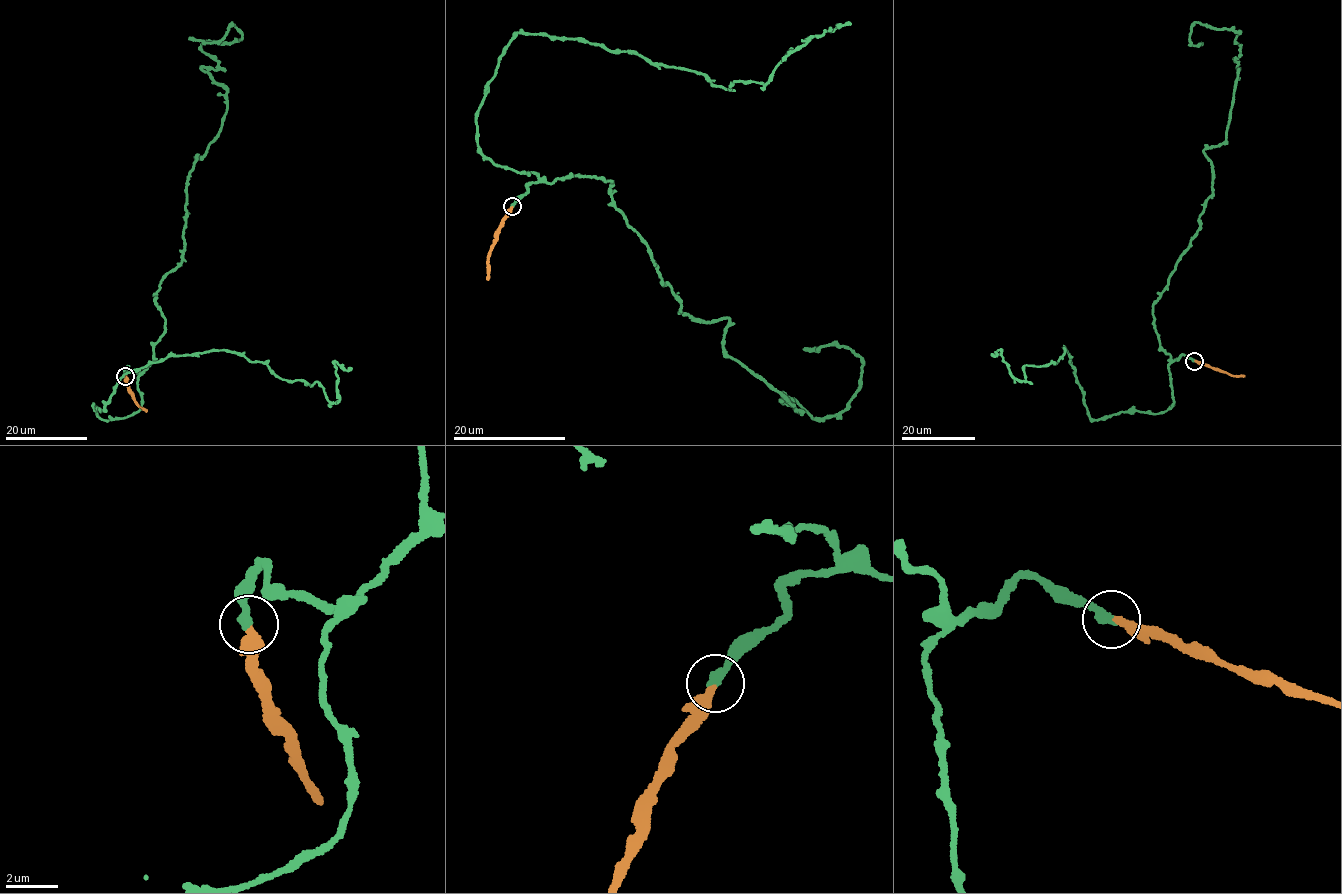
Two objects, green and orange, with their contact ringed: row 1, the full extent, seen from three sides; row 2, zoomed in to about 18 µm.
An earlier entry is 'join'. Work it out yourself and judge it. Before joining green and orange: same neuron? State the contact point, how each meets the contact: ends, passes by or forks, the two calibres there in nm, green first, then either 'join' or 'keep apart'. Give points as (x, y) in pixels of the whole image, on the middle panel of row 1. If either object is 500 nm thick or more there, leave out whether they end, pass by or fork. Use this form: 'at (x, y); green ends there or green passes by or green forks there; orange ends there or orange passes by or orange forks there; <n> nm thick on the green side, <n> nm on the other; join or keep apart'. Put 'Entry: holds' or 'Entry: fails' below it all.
at (512, 206); green ends there; orange ends there; 360 nm thick on the green side, 260 nm on the other; join
Entry: holds

